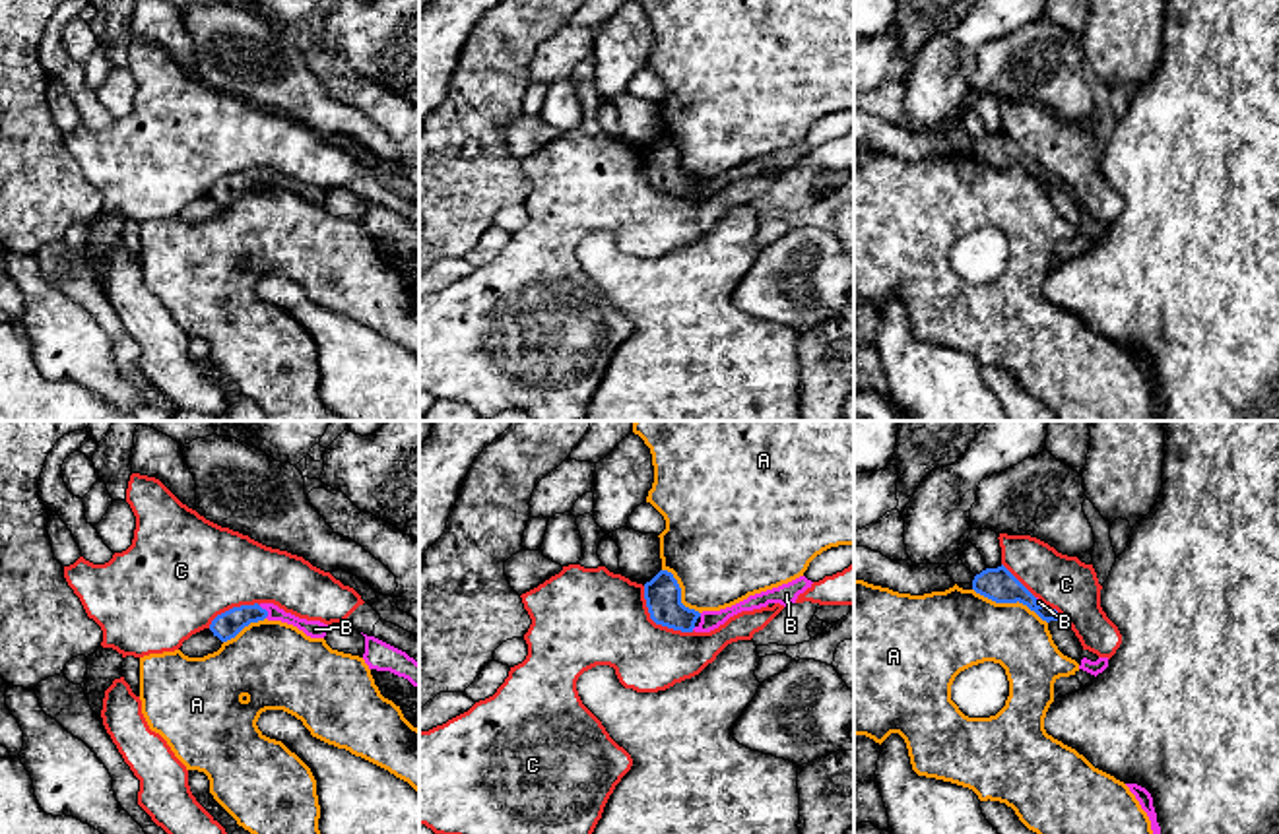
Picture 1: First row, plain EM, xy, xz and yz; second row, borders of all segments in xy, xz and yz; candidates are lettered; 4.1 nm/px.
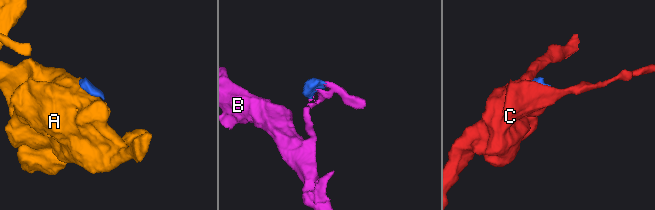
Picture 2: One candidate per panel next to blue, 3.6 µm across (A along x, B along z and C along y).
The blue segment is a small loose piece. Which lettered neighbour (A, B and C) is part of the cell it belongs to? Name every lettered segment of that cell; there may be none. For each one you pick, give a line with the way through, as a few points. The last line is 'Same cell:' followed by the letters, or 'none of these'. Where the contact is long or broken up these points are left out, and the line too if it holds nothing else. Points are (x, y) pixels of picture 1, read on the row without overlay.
B: runs through xy (228, 191), (247, 179), (266, 177), (315, 194)
Same cell: B

